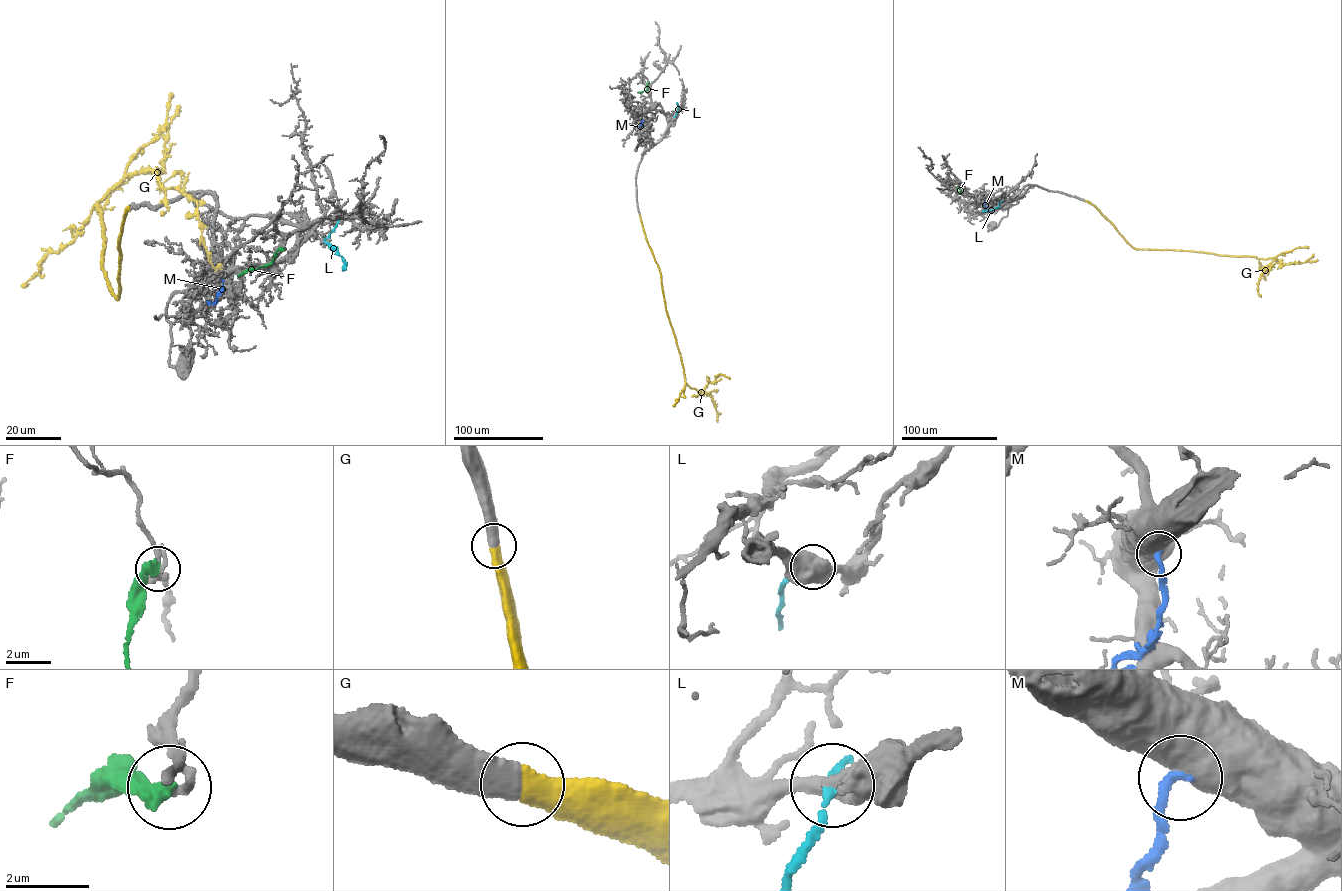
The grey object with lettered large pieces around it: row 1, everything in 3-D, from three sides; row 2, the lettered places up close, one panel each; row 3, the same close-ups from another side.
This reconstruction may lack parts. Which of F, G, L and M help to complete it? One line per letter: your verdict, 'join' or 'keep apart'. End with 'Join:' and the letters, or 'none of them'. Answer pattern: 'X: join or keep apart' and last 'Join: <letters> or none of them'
F: keep apart
G: join
L: keep apart
M: keep apart
Join: G

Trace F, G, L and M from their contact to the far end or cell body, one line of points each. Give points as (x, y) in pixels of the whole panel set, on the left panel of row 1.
F: (283, 249), (276, 252), (269, 264), (238, 276)
G: (128, 208), (117, 298), (93, 205), (125, 176), (150, 170), (190, 197), (220, 268)
L: (338, 222), (324, 241), (346, 263), (344, 270)
M: (222, 280), (222, 290), (215, 302), (207, 300)

